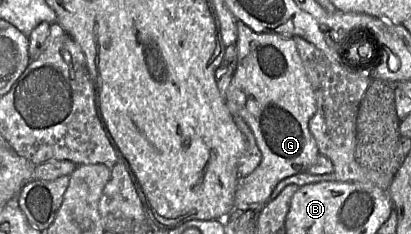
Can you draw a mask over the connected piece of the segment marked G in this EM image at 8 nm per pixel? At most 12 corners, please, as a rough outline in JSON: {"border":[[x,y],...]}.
{"border":[[238,20],[225,100],[262,159],[234,209],[260,212],[319,156],[293,39]]}

